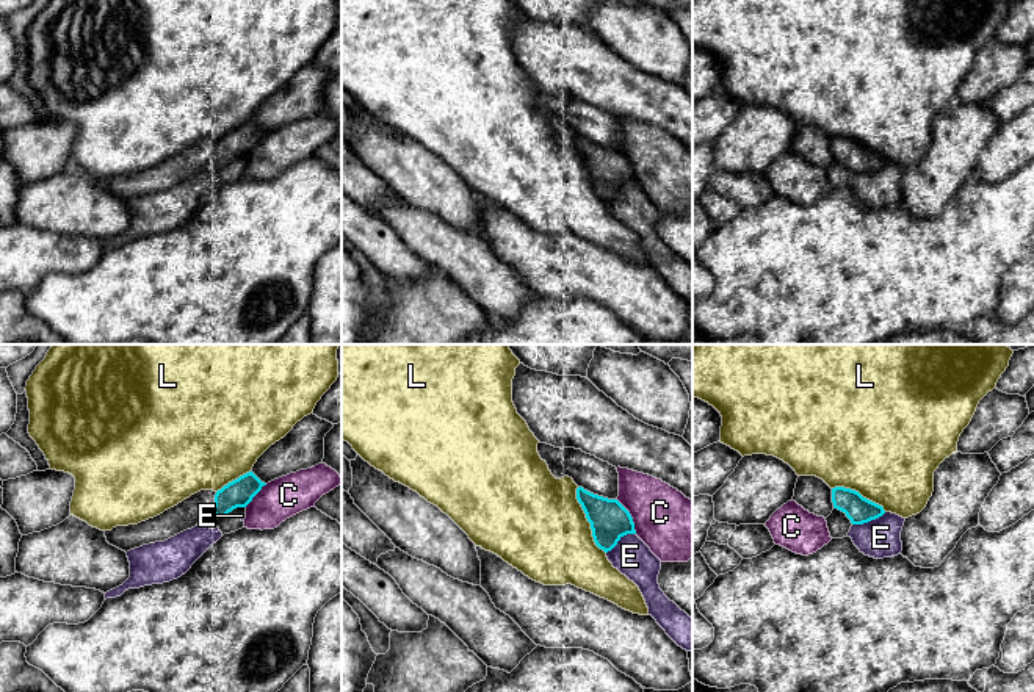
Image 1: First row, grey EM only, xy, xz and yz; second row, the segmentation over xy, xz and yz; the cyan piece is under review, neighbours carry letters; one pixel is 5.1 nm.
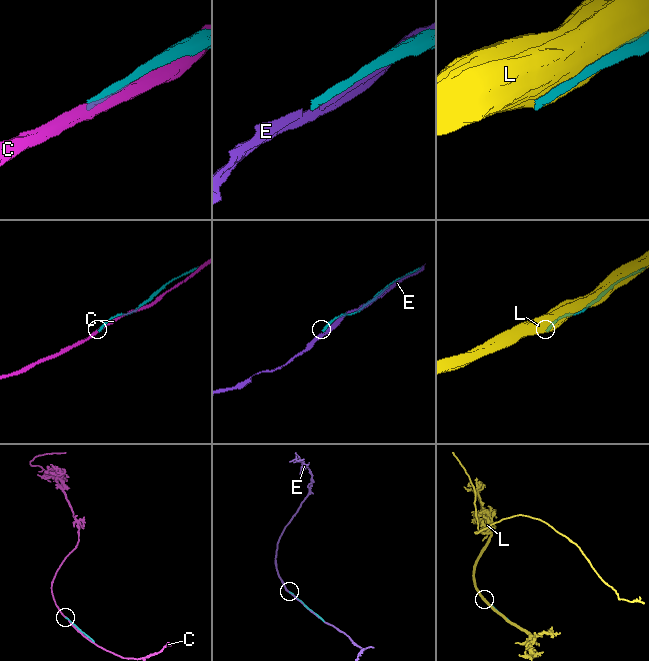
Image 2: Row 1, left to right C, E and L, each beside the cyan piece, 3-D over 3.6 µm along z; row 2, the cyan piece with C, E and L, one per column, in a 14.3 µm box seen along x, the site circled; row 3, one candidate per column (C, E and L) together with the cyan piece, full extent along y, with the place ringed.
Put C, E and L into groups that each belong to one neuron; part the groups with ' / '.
C / E / L

